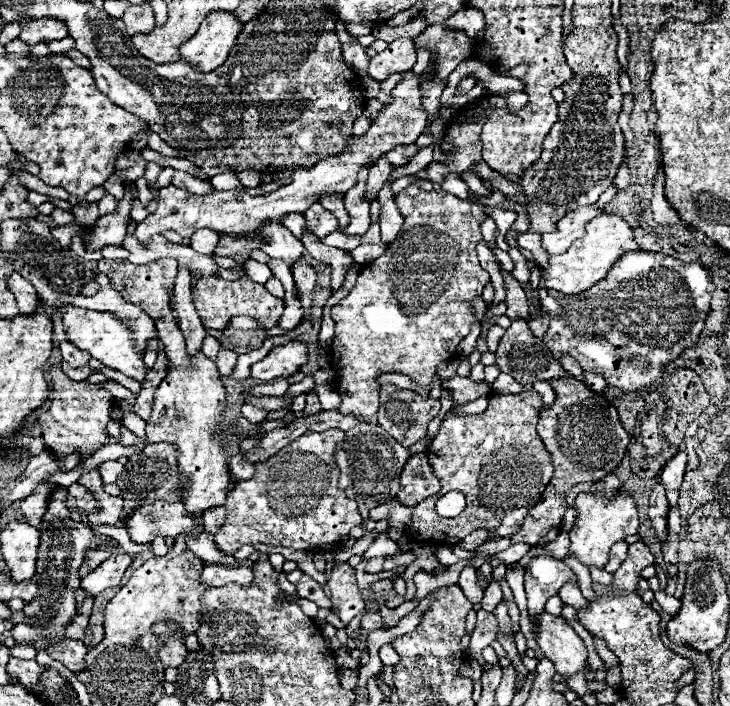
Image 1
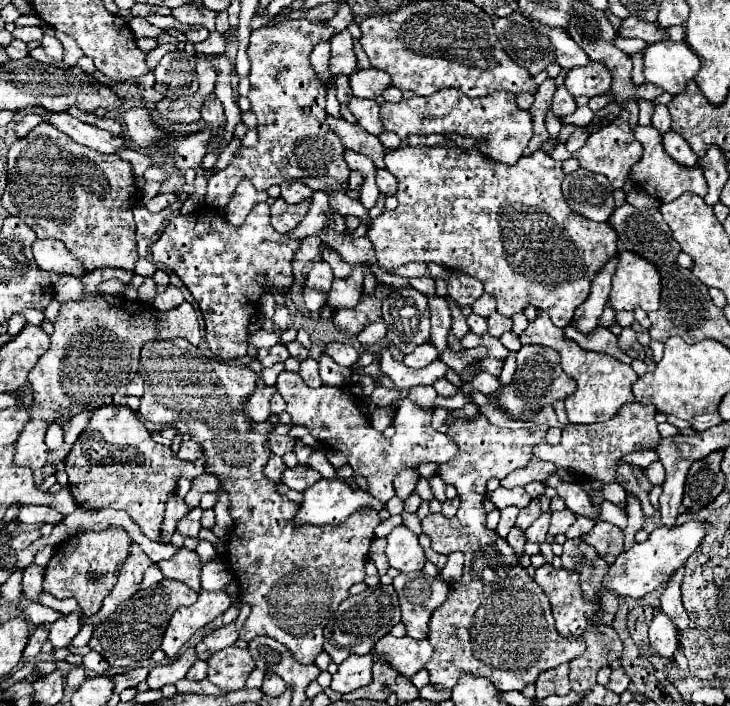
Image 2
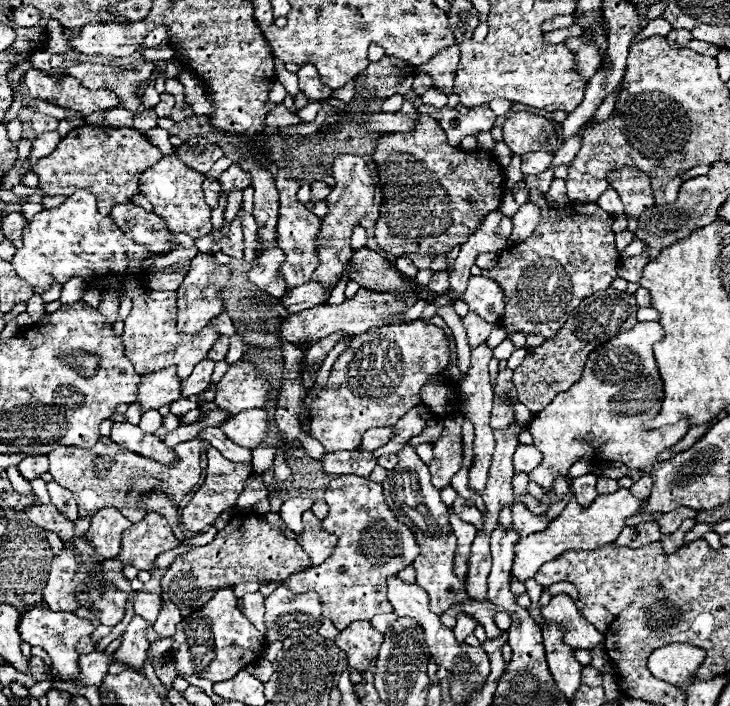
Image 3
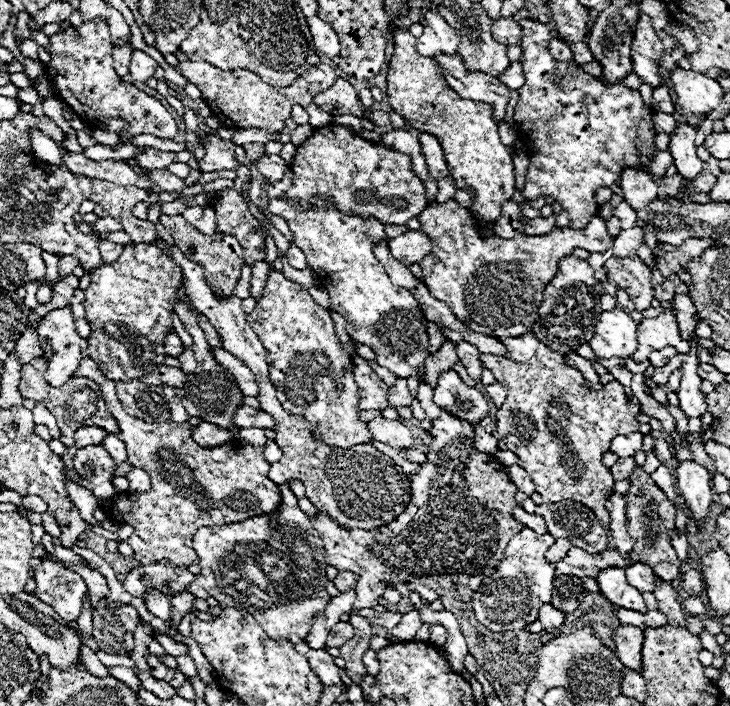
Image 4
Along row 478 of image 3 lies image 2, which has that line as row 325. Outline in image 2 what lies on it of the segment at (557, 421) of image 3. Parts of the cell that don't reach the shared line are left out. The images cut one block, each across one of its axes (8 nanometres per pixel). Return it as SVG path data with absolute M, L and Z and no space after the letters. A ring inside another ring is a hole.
M542 310L538 312L538 318L524 330L524 334L520 336L520 342L522 344L542 344L542 346L554 348L562 356L562 370L572 380L578 382L578 390L564 400L568 420L572 424L606 422L608 418L612 418L620 410L622 404L634 400L632 384L638 380L636 372L628 364L622 364L622 362L618 362L616 358L612 358L608 354L588 352L588 350L582 350L576 342L566 340L564 334L562 334L562 328L554 326L546 312L542 312Z

